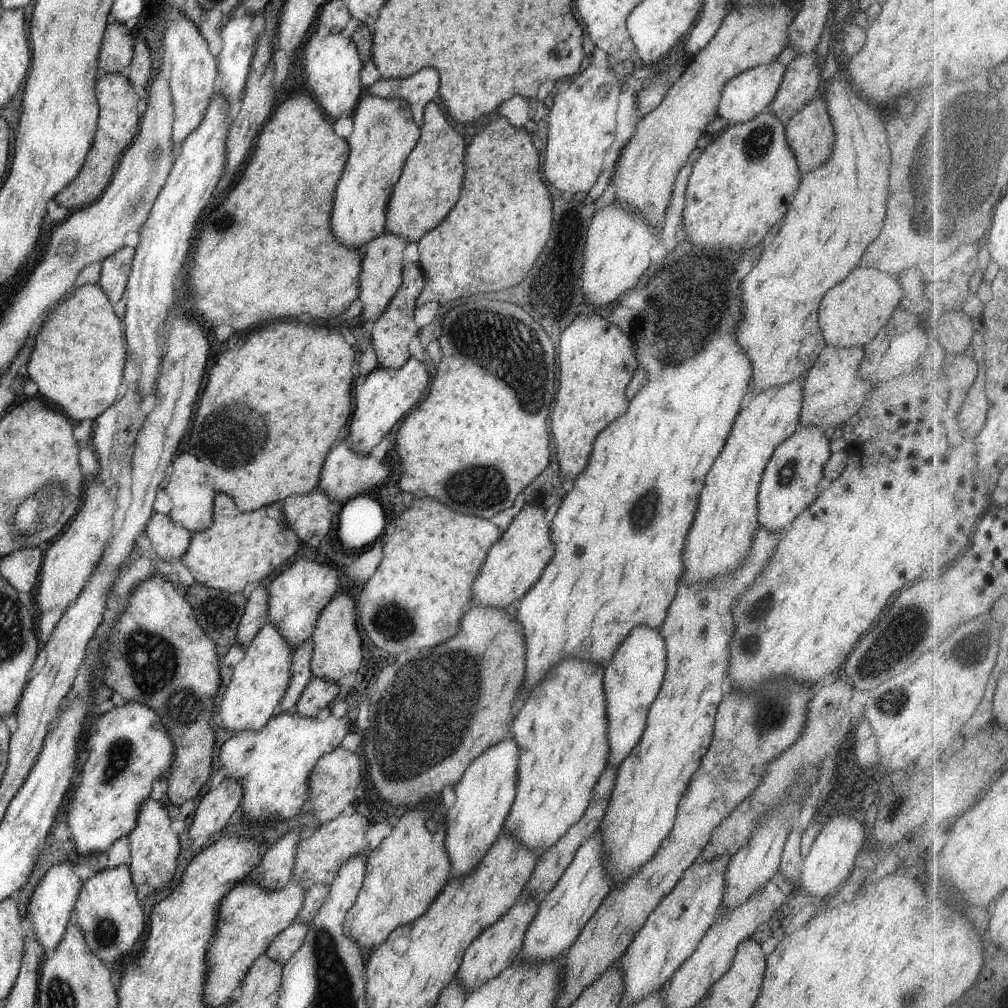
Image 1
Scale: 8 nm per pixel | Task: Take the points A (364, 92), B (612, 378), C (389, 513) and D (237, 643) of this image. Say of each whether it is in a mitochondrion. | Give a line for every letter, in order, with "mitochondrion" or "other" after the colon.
A: other
B: other
C: other
D: other

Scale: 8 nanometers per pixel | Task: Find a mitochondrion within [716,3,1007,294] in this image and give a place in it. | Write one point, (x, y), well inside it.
(963, 168)

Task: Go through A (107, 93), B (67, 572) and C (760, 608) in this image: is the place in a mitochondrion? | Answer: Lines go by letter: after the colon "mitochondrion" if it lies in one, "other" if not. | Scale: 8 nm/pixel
A: other
B: other
C: mitochondrion

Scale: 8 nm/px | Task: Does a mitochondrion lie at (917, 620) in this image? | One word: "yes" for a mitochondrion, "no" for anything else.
yes

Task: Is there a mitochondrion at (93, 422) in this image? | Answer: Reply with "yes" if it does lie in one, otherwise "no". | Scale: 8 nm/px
no

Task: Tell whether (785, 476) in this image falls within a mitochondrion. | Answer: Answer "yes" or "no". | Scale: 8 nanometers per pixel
yes

